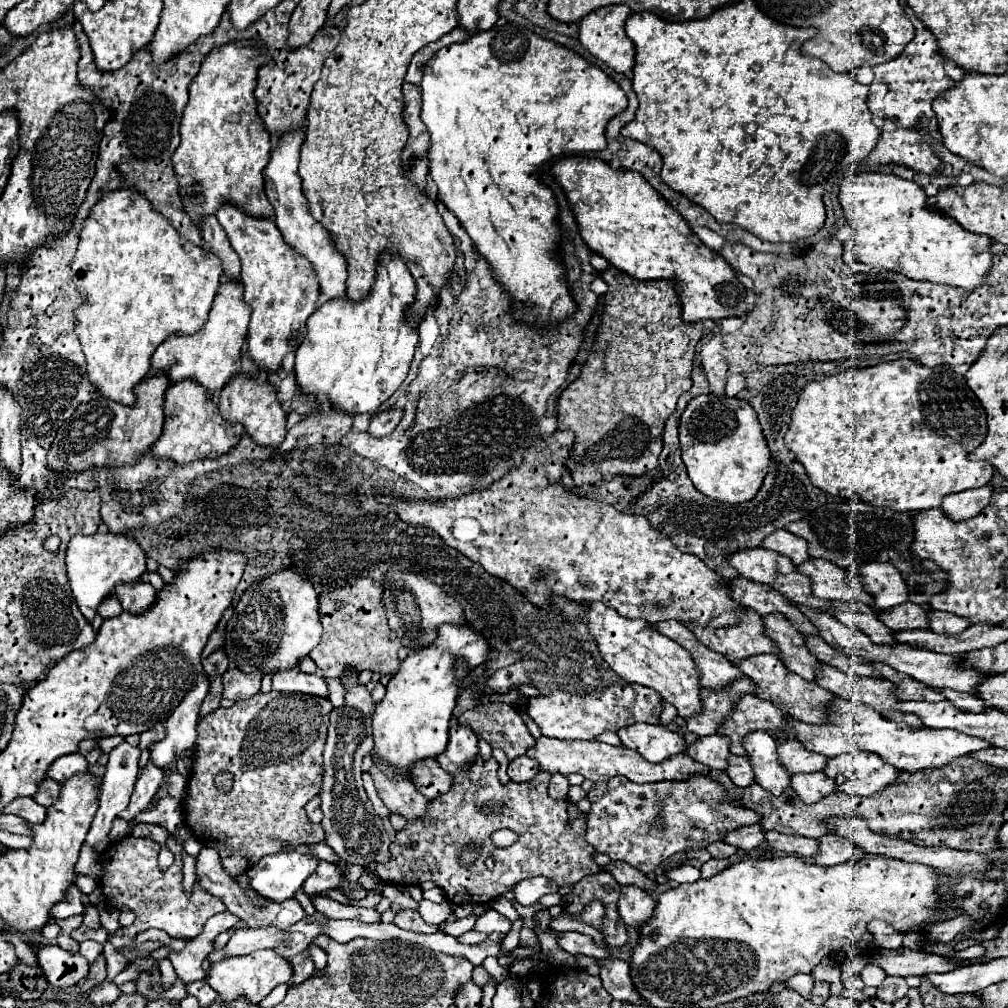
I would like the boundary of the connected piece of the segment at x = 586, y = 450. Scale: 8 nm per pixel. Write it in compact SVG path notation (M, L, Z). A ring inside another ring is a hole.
M609 266L605 272L601 272L601 278L609 284L607 294L605 294L605 308L603 308L603 318L601 318L601 326L597 330L597 342L593 346L593 352L589 354L587 364L583 366L581 376L569 384L563 394L559 396L559 404L557 404L557 430L573 430L575 432L575 446L571 452L571 458L567 462L573 482L577 486L587 486L587 484L597 484L601 480L609 480L613 476L641 476L649 470L653 470L657 466L657 458L661 454L663 448L663 426L665 420L675 412L677 406L677 398L687 392L691 388L691 370L693 370L693 358L695 358L695 346L703 336L703 322L691 324L691 322L683 322L681 320L681 302L679 296L675 292L675 282L673 280L635 280L629 274L621 272L615 266Z

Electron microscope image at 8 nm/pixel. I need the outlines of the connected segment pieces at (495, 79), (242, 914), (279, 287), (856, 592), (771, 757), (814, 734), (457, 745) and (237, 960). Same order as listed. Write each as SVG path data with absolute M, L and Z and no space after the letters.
M497 24L495 28L491 28L487 32L473 34L469 40L465 40L461 44L445 46L441 52L437 52L427 62L425 74L421 80L421 102L423 102L421 104L421 120L427 126L427 132L431 136L431 144L429 144L429 152L427 152L429 176L437 184L439 202L443 202L447 206L447 210L451 210L457 216L459 224L465 228L465 232L473 240L475 250L489 262L489 268L491 268L495 280L505 288L505 294L509 296L511 316L519 322L529 324L529 326L553 326L553 324L561 324L567 318L571 318L571 314L577 310L577 304L571 296L569 284L565 282L565 266L561 266L561 258L557 258L557 234L561 234L561 230L557 230L557 200L555 200L555 194L551 192L551 188L547 188L537 174L541 174L545 164L549 164L553 158L559 158L559 156L565 156L571 152L573 155L585 153L587 150L591 150L591 146L599 146L599 150L605 150L607 122L615 114L619 114L621 110L627 108L627 98L625 98L623 90L601 68L587 62L573 50L567 50L551 40L543 40L527 28L517 28L511 24Z
M201 848L199 856L197 856L197 880L201 882L201 886L221 898L227 906L227 910L235 916L239 916L241 920L247 922L249 928L261 928L261 926L275 926L275 928L287 928L295 922L299 922L303 918L303 906L295 900L289 898L289 902L269 902L269 898L261 898L261 894L257 894L257 890L253 890L251 886L241 888L237 878L229 878L229 872L221 866L221 856L217 854L217 850L213 848Z
M221 206L215 216L241 258L243 302L253 310L247 334L247 354L261 370L277 372L283 358L305 340L307 318L317 310L317 276L313 266L285 244L273 220L249 218L233 206Z
M809 558L801 566L797 566L797 570L811 578L811 588L817 598L873 604L873 598L869 598L869 594L865 594L865 588L861 586L861 578L851 576L839 566L833 566L833 562Z
M753 732L743 742L747 756L751 758L755 782L771 794L783 794L791 788L791 774L781 766L777 758L777 742L765 732Z
M837 698L831 708L831 720L829 724L815 726L815 724L805 724L799 720L791 720L789 724L789 738L797 738L805 742L807 750L819 752L827 758L835 758L847 752L875 752L879 754L885 762L895 766L897 770L903 772L921 772L927 768L941 768L953 762L955 758L969 756L977 750L989 748L989 742L981 738L969 738L961 732L955 730L933 730L933 728L911 728L903 726L899 722L887 720L873 708L865 704L857 704L845 698Z
M453 724L449 728L447 750L437 756L437 762L445 770L449 770L453 776L465 774L465 770L469 770L475 756L479 754L477 750L479 750L477 748L477 738L473 736L473 732L467 726Z
M255 950L247 956L225 958L221 962L213 962L207 972L207 984L219 992L217 1002L231 1002L239 996L245 996L251 1002L261 1002L277 984L289 982L293 976L293 966L287 958L279 956L275 950Z

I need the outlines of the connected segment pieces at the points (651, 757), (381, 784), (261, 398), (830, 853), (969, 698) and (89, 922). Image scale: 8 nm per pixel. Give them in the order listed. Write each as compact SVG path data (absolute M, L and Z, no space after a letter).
M633 724L617 732L623 746L637 750L645 760L657 764L673 754L685 754L687 742L677 734L657 724Z
M373 762L369 774L375 780L379 798L391 810L391 814L399 814L405 820L425 818L429 800L425 800L425 796L417 792L409 778L403 778L397 770L389 770L377 762Z
M237 376L233 380L229 380L229 384L221 390L219 400L217 400L219 412L221 416L231 422L231 424L241 424L245 428L245 432L259 444L259 446L277 446L283 442L287 430L285 430L285 422L287 416L281 408L281 404L277 402L275 396L275 388L271 384L259 384L257 380L251 378L243 378Z
M827 834L819 840L819 852L815 856L815 864L835 866L835 864L843 864L849 860L861 860L863 856L865 856L865 852L857 844L841 838L841 836Z
M941 690L941 692L947 700L951 700L963 712L981 712L985 708L985 702L981 698L977 698L975 694L955 692L955 690Z
M85 906L85 912L83 912L83 926L87 926L87 928L101 928L99 912L97 912L95 906Z

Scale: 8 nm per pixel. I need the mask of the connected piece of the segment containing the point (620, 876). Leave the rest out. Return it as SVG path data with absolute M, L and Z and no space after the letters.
M611 862L609 866L605 866L603 870L607 872L613 872L613 876L617 878L619 884L623 886L637 886L637 888L645 888L647 892L653 892L657 890L657 882L651 880L649 876L643 876L641 872L637 872L633 866L625 864L625 862Z

